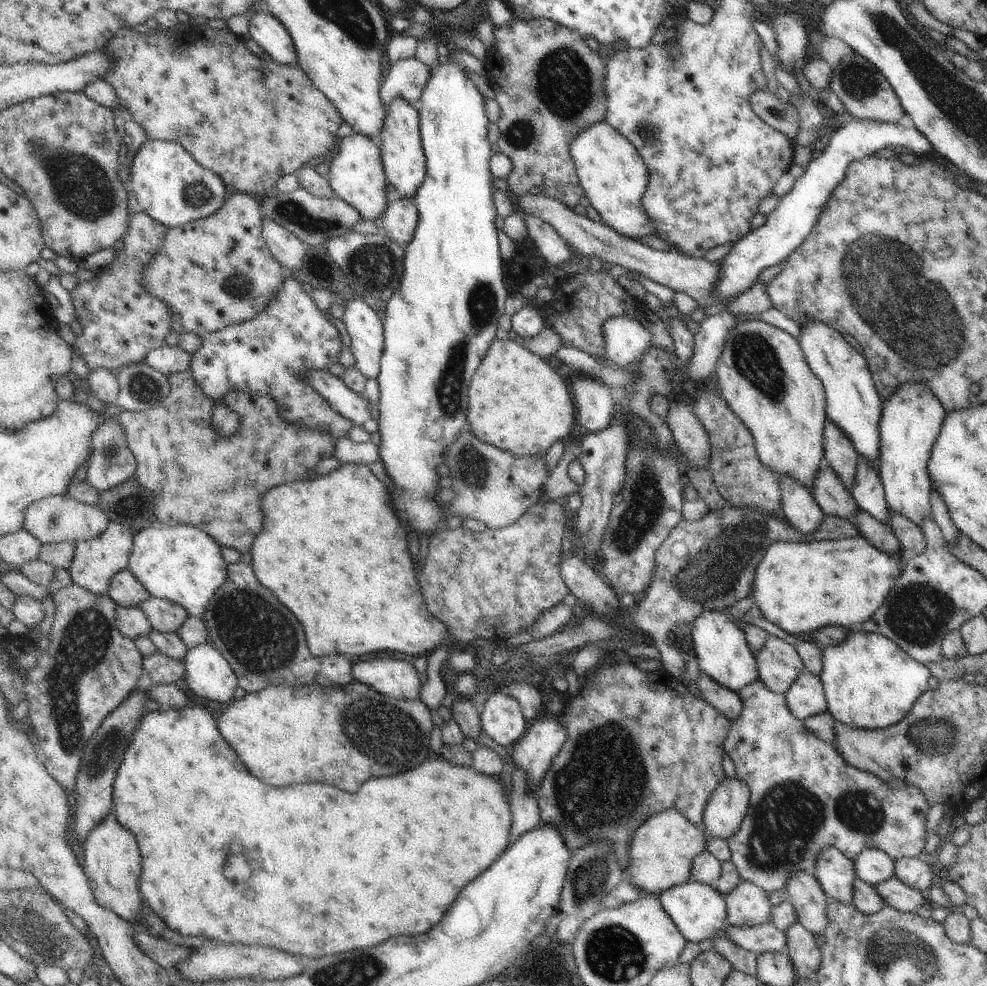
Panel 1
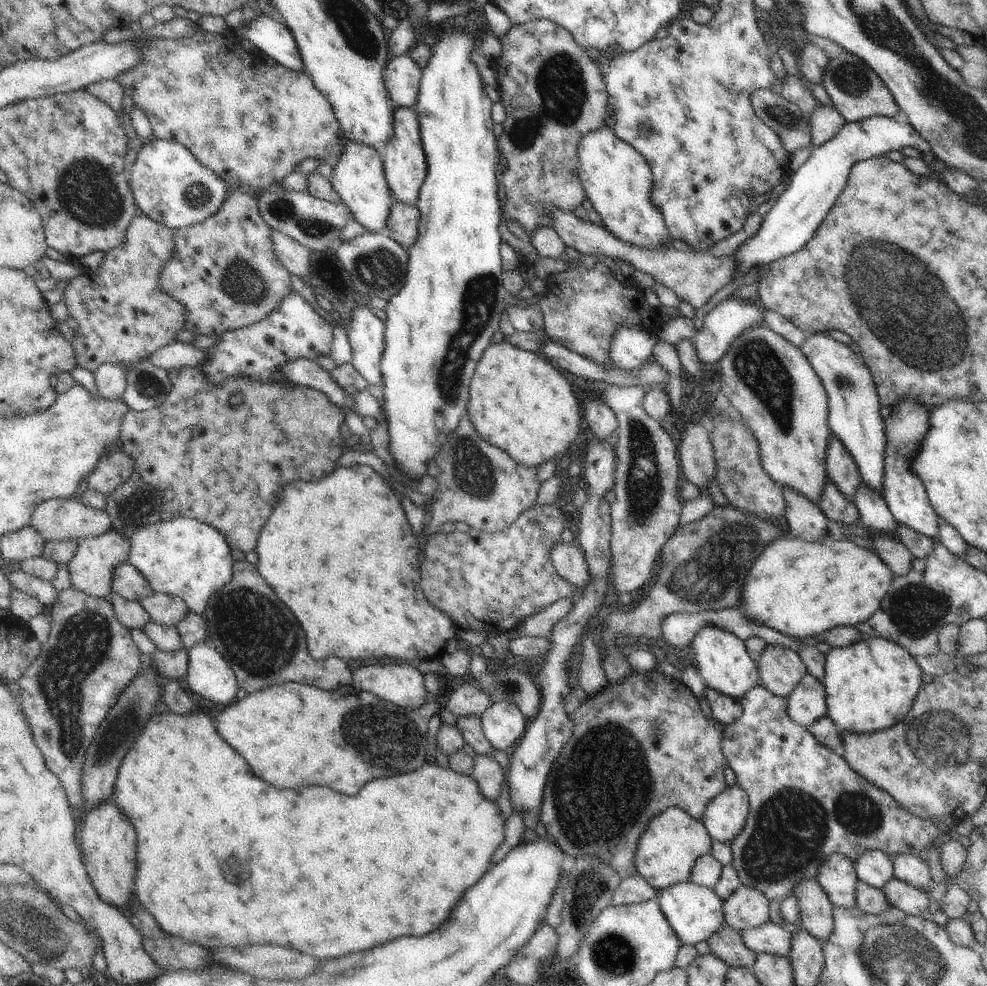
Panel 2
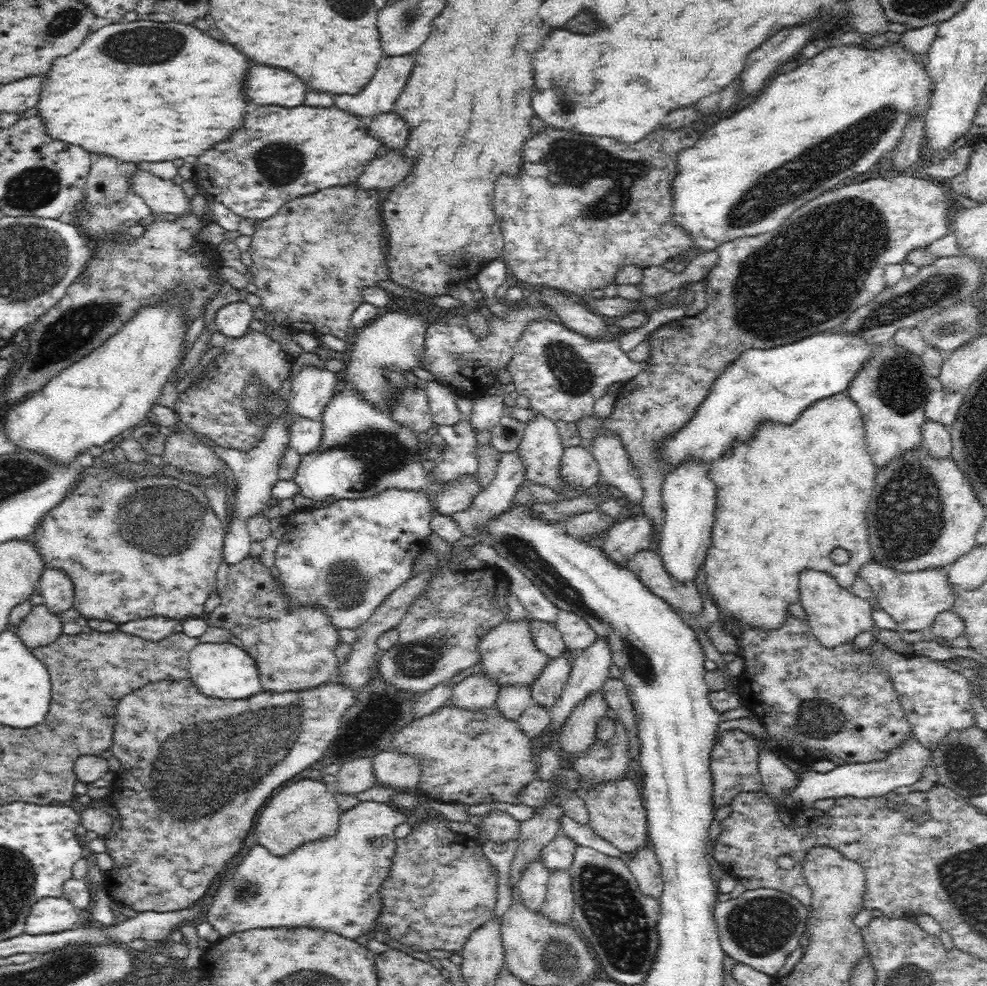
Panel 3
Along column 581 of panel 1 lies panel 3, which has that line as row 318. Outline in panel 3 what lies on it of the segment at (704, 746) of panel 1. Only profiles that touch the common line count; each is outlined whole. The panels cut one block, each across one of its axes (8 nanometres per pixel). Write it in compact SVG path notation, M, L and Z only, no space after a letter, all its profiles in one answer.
M906 175L845 185L828 190L828 194L820 194L820 198L814 198L796 210L780 228L771 233L738 238L716 248L716 266L706 276L706 308L697 315L684 316L650 332L648 368L622 384L607 419L600 419L594 414L575 422L582 447L590 446L600 434L619 436L641 481L641 506L643 514L651 520L653 534L656 535L654 548L665 516L662 489L668 467L660 453L662 442L680 432L688 420L692 420L712 385L745 350L792 344L808 334L830 333L840 328L852 316L852 312L868 304L886 288L888 266L900 265L912 249L929 247L934 241L950 234L948 212L953 197L946 198L946 188L944 183L936 183L932 179Z

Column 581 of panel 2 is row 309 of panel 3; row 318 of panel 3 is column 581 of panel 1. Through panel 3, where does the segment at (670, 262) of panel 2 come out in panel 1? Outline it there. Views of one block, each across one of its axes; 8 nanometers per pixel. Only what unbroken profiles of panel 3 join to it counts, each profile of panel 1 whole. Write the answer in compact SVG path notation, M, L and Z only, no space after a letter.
M541 194L524 195L515 202L515 206L526 215L539 216L544 222L551 224L552 228L562 236L575 252L580 252L586 257L598 256L606 266L617 264L624 266L632 272L638 272L638 274L644 275L654 282L668 286L680 297L688 294L700 304L707 303L710 299L709 294L712 292L715 282L719 279L720 262L707 262L705 259L686 256L676 250L659 251L652 249L640 243L640 241L618 234L604 222L595 222L586 215L574 213L571 208L568 208L557 198Z

